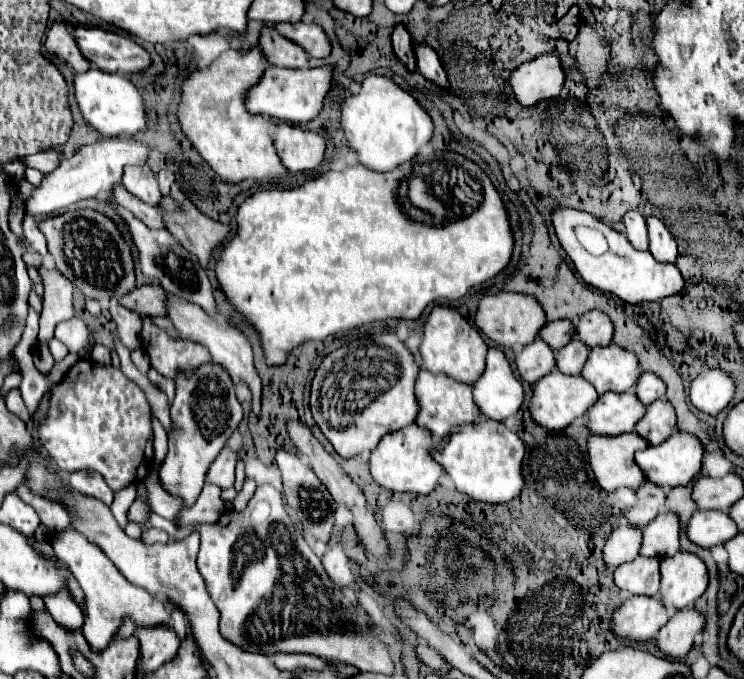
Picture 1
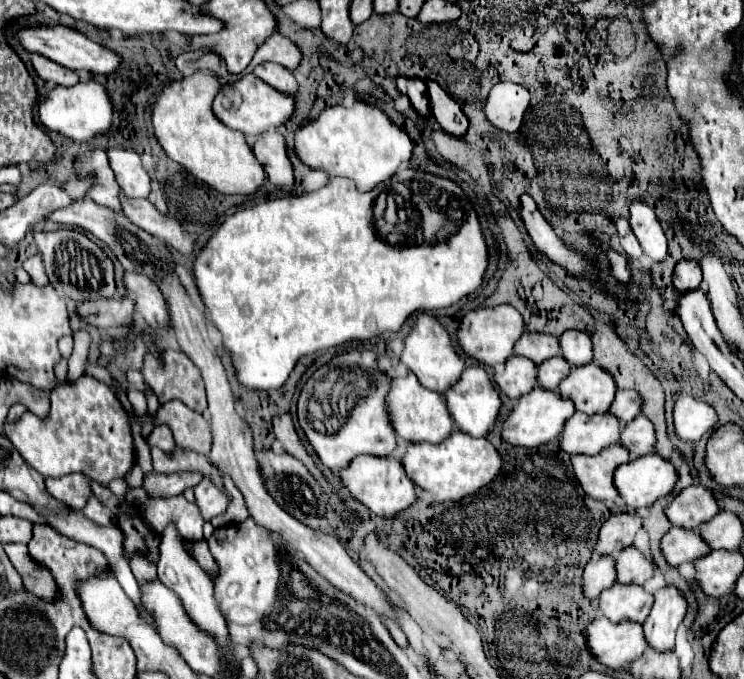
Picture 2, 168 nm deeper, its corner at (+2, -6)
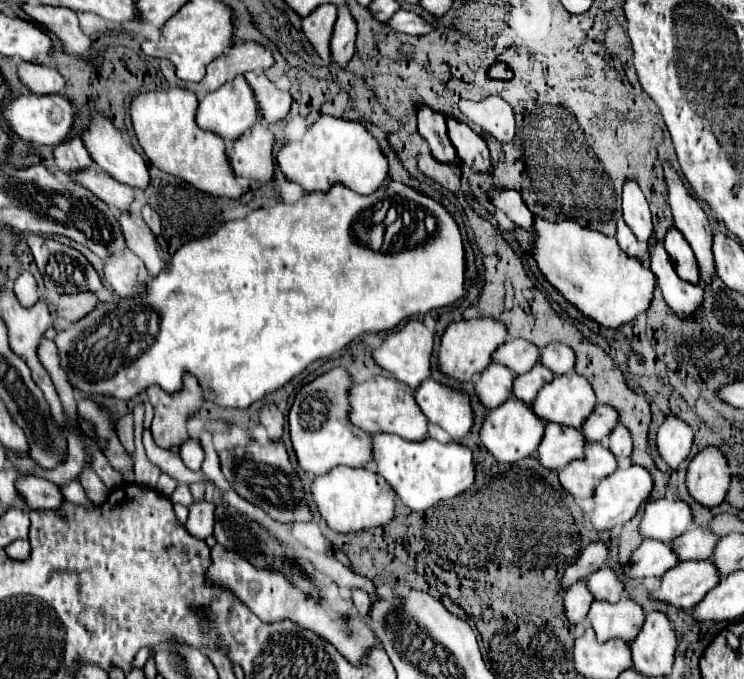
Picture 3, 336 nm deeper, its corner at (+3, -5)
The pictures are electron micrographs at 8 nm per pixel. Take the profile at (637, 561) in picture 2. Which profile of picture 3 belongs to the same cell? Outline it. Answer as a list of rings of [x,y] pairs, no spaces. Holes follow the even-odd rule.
[[[602,567],[588,577],[588,587],[592,587],[596,599],[618,601],[624,593],[624,579],[620,579],[614,569]]]

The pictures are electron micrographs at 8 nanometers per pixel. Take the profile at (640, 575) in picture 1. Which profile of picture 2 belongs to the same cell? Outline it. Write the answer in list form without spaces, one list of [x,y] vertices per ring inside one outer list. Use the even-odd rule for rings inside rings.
[[[613,584],[599,596],[599,612],[611,622],[637,622],[643,624],[649,616],[653,596],[635,584]]]

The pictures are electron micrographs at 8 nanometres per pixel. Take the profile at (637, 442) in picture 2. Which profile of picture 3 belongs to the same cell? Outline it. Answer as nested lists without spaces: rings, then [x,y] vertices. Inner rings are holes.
[[[618,423],[614,427],[614,431],[610,433],[610,447],[612,447],[612,453],[616,453],[616,457],[630,457],[632,455],[634,441],[632,441],[632,433],[628,433],[626,425]]]

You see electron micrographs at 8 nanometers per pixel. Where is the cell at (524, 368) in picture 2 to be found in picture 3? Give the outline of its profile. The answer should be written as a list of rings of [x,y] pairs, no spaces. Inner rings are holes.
[[[492,363],[488,369],[484,369],[480,381],[476,383],[476,391],[480,401],[488,407],[494,409],[508,401],[512,397],[512,383],[516,379],[516,373],[508,369],[506,365]]]

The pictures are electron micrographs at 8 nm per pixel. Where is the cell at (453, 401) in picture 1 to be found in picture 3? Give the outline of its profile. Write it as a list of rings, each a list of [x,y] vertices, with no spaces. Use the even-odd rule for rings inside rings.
[[[376,375],[374,379],[356,385],[352,389],[350,420],[354,425],[368,429],[368,433],[396,433],[412,441],[424,441],[428,437],[428,417],[416,405],[414,391],[394,377]]]

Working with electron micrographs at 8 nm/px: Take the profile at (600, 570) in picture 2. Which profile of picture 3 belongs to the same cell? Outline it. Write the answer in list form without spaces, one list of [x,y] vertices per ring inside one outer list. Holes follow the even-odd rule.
[[[580,579],[576,583],[572,583],[564,595],[564,607],[566,607],[566,615],[572,623],[582,623],[582,619],[586,617],[590,605],[594,601],[592,591],[586,585],[586,579]]]

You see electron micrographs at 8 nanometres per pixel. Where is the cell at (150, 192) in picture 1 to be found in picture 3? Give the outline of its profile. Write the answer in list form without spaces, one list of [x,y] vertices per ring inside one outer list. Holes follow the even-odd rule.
[[[94,113],[88,129],[84,131],[82,135],[84,139],[84,145],[90,153],[90,157],[108,173],[112,175],[116,181],[120,183],[126,183],[126,185],[132,185],[132,187],[138,187],[138,189],[146,189],[148,183],[150,183],[150,175],[148,175],[148,167],[142,159],[142,155],[138,155],[132,147],[130,141],[126,141],[122,137],[122,133],[118,129],[114,129],[114,125],[102,115],[102,113]]]

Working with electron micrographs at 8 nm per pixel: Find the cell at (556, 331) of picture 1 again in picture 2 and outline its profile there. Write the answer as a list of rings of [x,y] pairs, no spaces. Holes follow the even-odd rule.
[[[525,332],[517,346],[515,346],[515,352],[517,356],[523,356],[523,358],[529,358],[533,360],[537,366],[543,364],[545,360],[557,356],[561,350],[559,350],[559,340],[555,336],[549,336],[549,334],[531,334],[531,332]]]

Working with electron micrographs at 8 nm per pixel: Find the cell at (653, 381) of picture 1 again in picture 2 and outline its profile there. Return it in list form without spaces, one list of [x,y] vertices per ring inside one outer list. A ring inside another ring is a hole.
[[[617,390],[609,412],[615,418],[619,418],[623,424],[631,422],[641,412],[641,398],[639,398],[639,394],[635,390]]]

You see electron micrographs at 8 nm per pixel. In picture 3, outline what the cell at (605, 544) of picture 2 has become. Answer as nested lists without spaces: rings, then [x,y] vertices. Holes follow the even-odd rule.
[[[594,541],[594,543],[590,543],[590,545],[582,551],[580,559],[564,571],[564,581],[562,581],[564,589],[568,589],[568,585],[572,585],[574,581],[584,579],[584,577],[592,575],[596,569],[604,567],[606,561],[608,561],[608,555],[610,555],[610,549],[608,549],[608,545],[606,545],[604,541]]]

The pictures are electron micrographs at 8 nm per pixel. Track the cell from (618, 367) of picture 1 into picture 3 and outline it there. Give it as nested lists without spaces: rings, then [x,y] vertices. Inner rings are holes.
[[[566,373],[554,377],[542,387],[532,409],[546,421],[556,421],[572,427],[582,427],[596,407],[596,393],[586,377]]]

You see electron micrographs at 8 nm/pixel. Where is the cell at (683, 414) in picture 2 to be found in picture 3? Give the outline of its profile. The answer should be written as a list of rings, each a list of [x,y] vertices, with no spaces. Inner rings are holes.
[[[678,415],[666,417],[666,421],[658,429],[656,445],[658,453],[672,469],[676,469],[688,457],[692,443],[694,443],[694,429]]]

